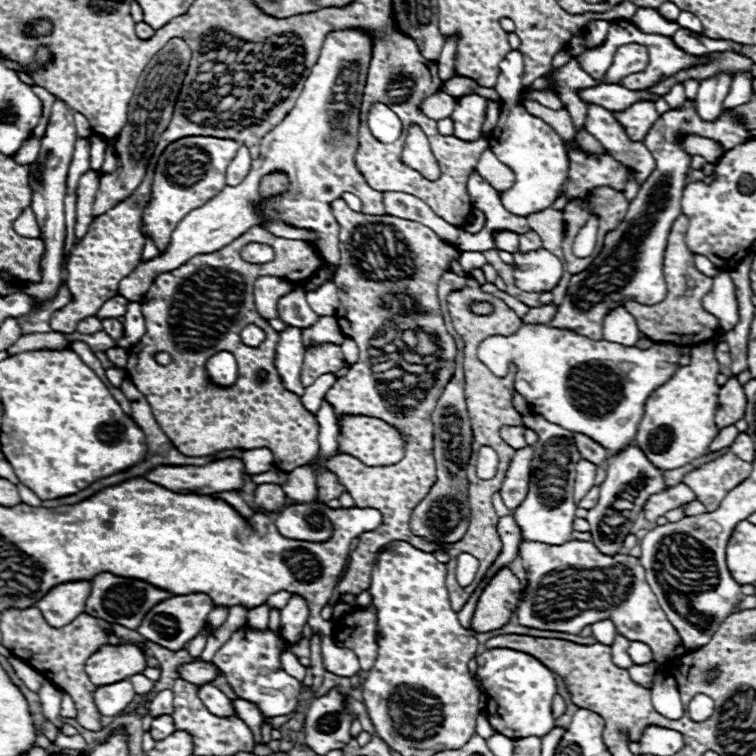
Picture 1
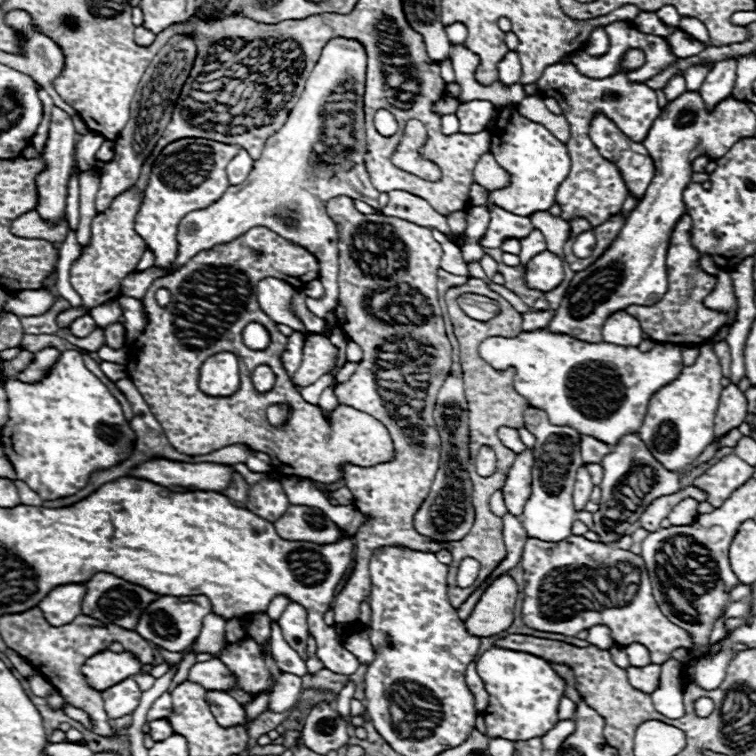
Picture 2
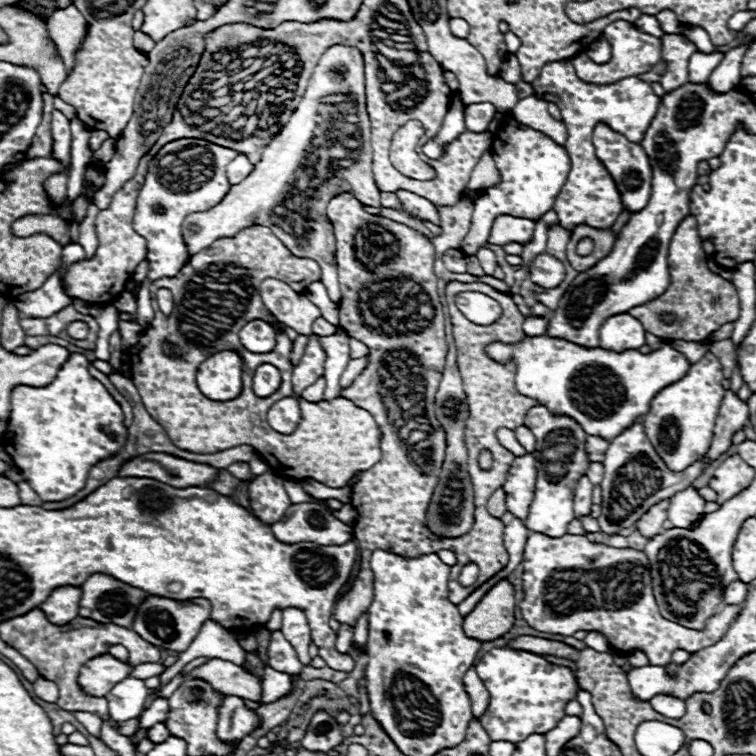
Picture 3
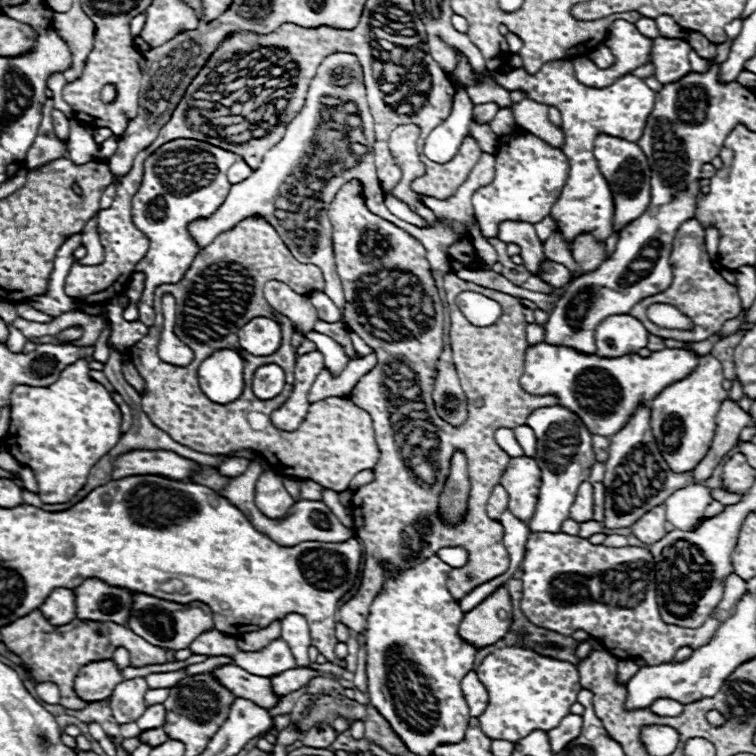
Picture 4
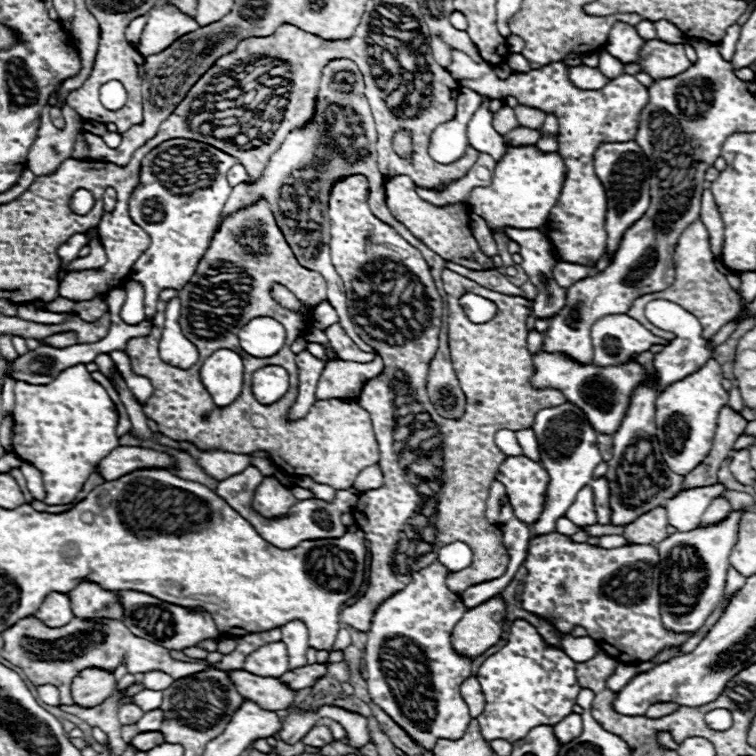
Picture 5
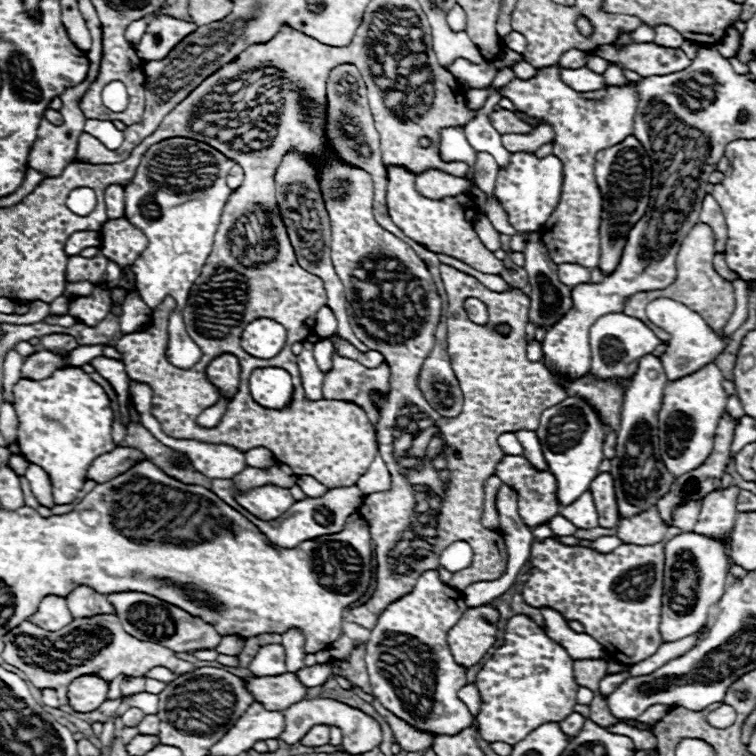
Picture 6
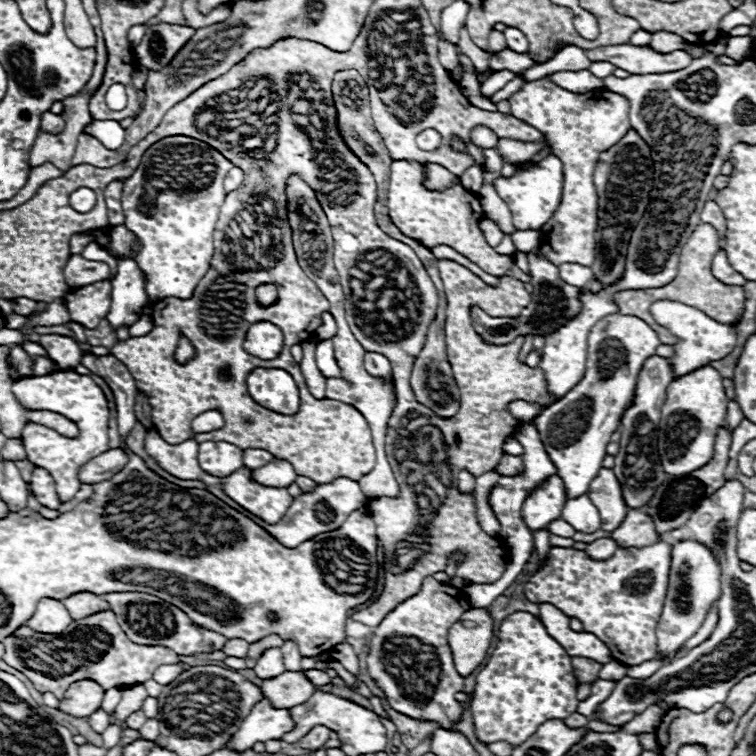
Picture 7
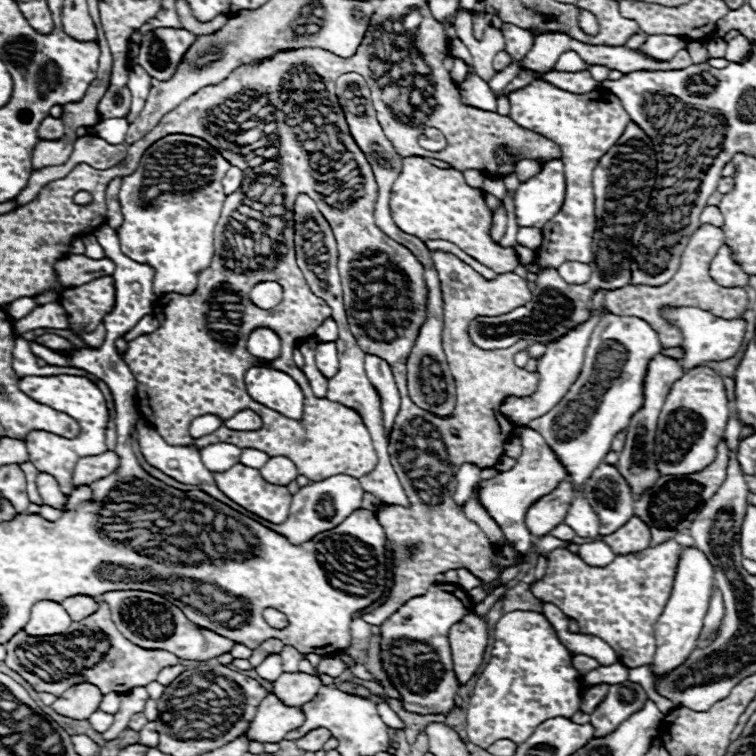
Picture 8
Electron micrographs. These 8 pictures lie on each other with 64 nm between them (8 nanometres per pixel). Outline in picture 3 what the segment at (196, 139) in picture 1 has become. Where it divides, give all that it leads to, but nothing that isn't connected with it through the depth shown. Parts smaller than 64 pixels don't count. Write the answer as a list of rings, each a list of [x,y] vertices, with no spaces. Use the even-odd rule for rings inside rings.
[[[174,140],[166,144],[150,162],[146,182],[140,188],[136,212],[134,212],[134,230],[146,238],[148,242],[148,262],[150,272],[142,290],[136,296],[138,304],[138,322],[148,326],[154,318],[150,306],[148,286],[158,278],[172,278],[180,272],[180,268],[188,262],[188,252],[182,240],[182,222],[192,212],[204,212],[216,206],[226,192],[230,190],[230,182],[226,178],[226,166],[238,156],[232,148],[222,148],[218,144],[206,140]]]

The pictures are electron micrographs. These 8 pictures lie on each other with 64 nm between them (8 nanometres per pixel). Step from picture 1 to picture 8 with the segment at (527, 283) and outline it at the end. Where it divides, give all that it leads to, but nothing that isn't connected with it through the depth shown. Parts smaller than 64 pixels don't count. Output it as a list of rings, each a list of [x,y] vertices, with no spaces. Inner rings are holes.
[[[566,262],[558,268],[558,274],[568,282],[568,284],[586,284],[590,280],[590,266],[582,262]]]

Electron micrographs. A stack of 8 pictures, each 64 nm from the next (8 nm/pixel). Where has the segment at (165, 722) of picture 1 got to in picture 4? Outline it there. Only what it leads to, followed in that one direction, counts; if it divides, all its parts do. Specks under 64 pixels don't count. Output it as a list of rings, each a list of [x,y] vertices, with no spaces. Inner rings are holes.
[[[152,728],[150,732],[142,732],[140,738],[142,738],[142,742],[146,742],[146,744],[150,744],[150,746],[158,746],[158,744],[162,744],[168,736],[166,736],[166,732],[164,732],[162,728]]]

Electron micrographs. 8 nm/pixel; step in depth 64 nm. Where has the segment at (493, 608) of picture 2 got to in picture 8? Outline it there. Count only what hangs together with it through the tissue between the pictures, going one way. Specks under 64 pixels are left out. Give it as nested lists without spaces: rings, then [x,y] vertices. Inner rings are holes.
[[[470,612],[458,624],[450,628],[450,648],[454,672],[460,684],[466,684],[478,670],[484,658],[484,650],[488,644],[488,626],[486,620]]]

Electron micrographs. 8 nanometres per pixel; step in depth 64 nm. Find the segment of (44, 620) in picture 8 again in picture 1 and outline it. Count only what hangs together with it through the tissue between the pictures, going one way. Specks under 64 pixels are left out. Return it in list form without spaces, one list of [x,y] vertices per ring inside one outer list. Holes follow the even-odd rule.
[[[78,580],[74,584],[58,584],[58,588],[52,588],[36,606],[52,628],[62,628],[84,612],[88,596],[90,582]]]

